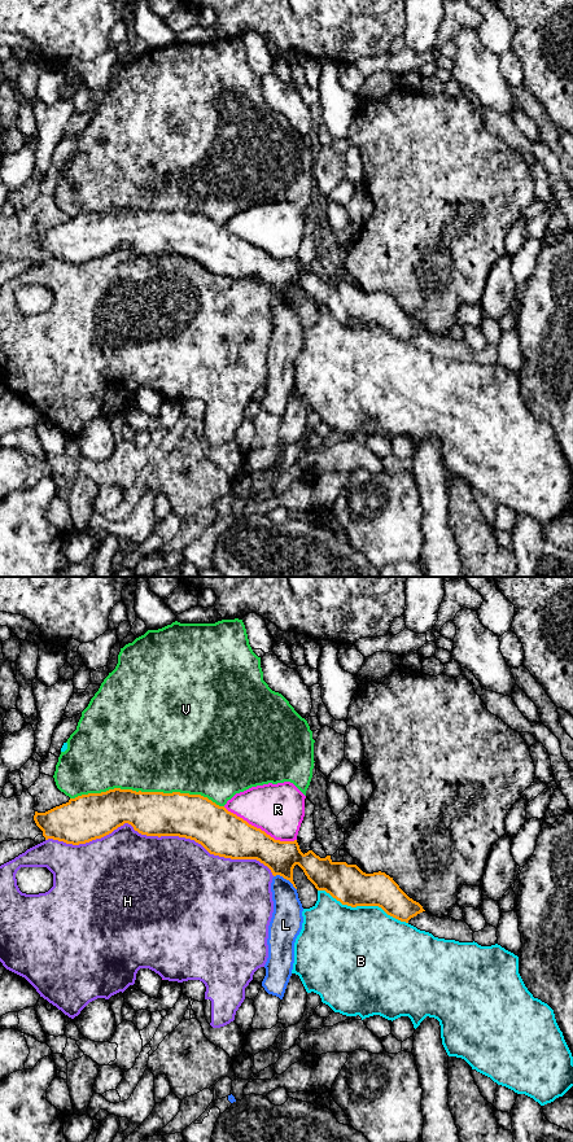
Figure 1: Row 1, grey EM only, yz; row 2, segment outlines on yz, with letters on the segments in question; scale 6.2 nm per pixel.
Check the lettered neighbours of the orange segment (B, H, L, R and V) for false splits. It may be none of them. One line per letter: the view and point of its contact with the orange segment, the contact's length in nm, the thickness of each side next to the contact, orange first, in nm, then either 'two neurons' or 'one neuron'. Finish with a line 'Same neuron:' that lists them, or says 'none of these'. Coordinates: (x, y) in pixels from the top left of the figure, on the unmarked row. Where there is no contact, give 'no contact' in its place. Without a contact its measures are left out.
B: contact yz (363, 324); length 600 nm; calibres 240 and 480 nm; two neurons
H: contact yz (161, 254); length 1450 nm; calibres 280 and 480 nm; two neurons
L: contact yz (285, 297); length 170 nm; calibres 200 and 190 nm; two neurons
R: contact yz (259, 248); length 500 nm; calibres 280 and 320 nm; two neurons
V: contact yz (147, 211); length 950 nm; calibres 280 and 500 nm; two neurons
Same neuron: none of these

